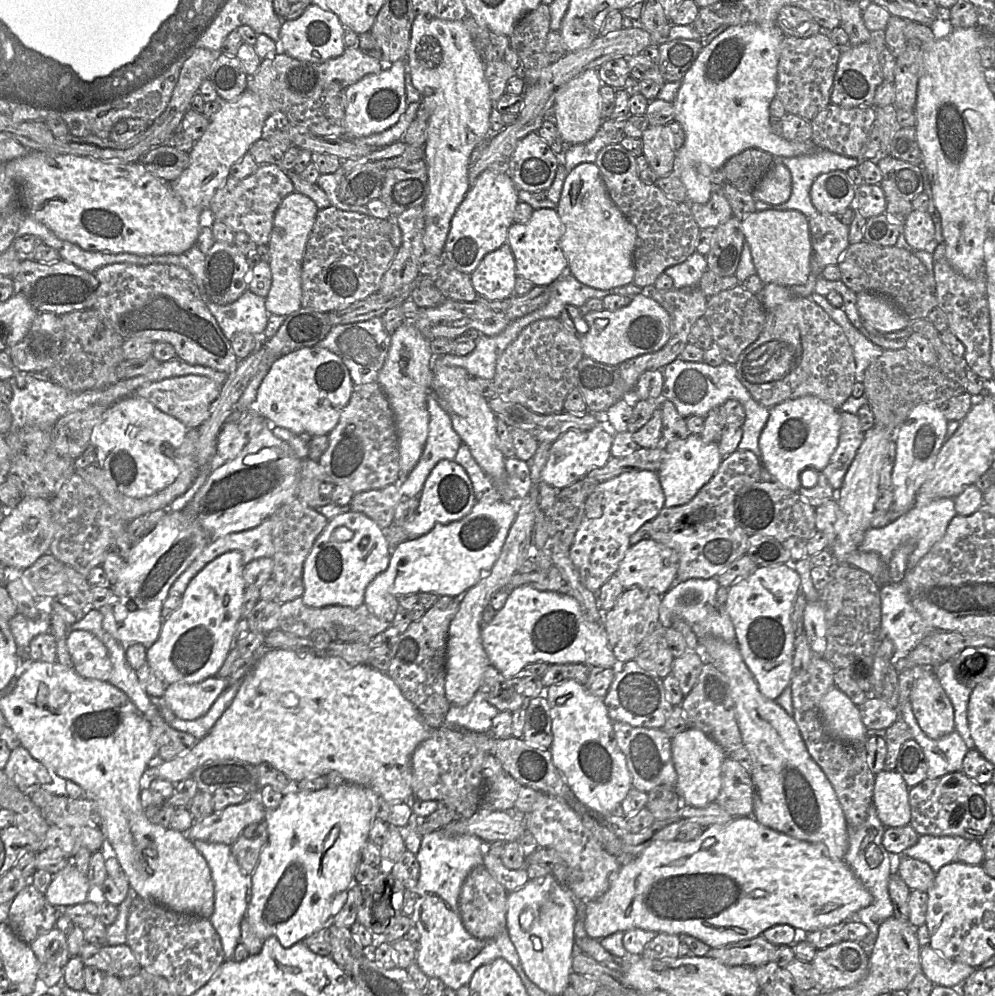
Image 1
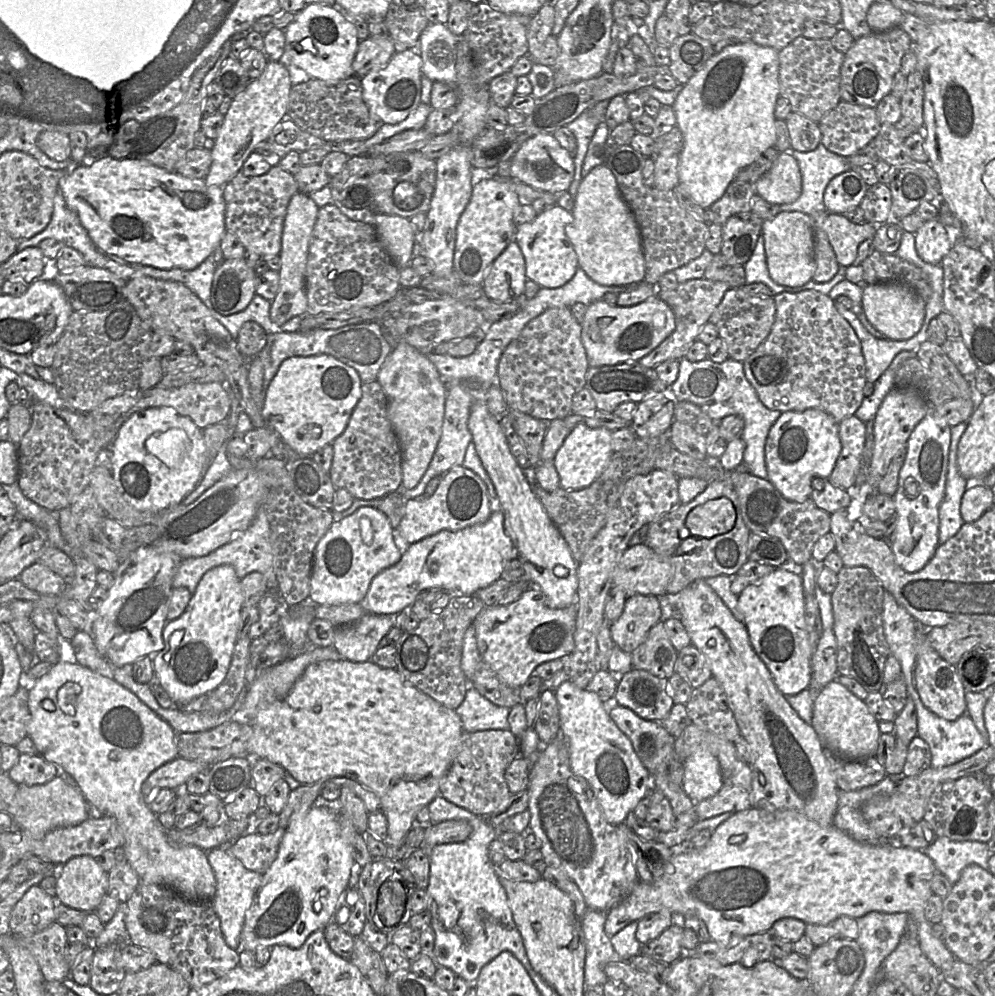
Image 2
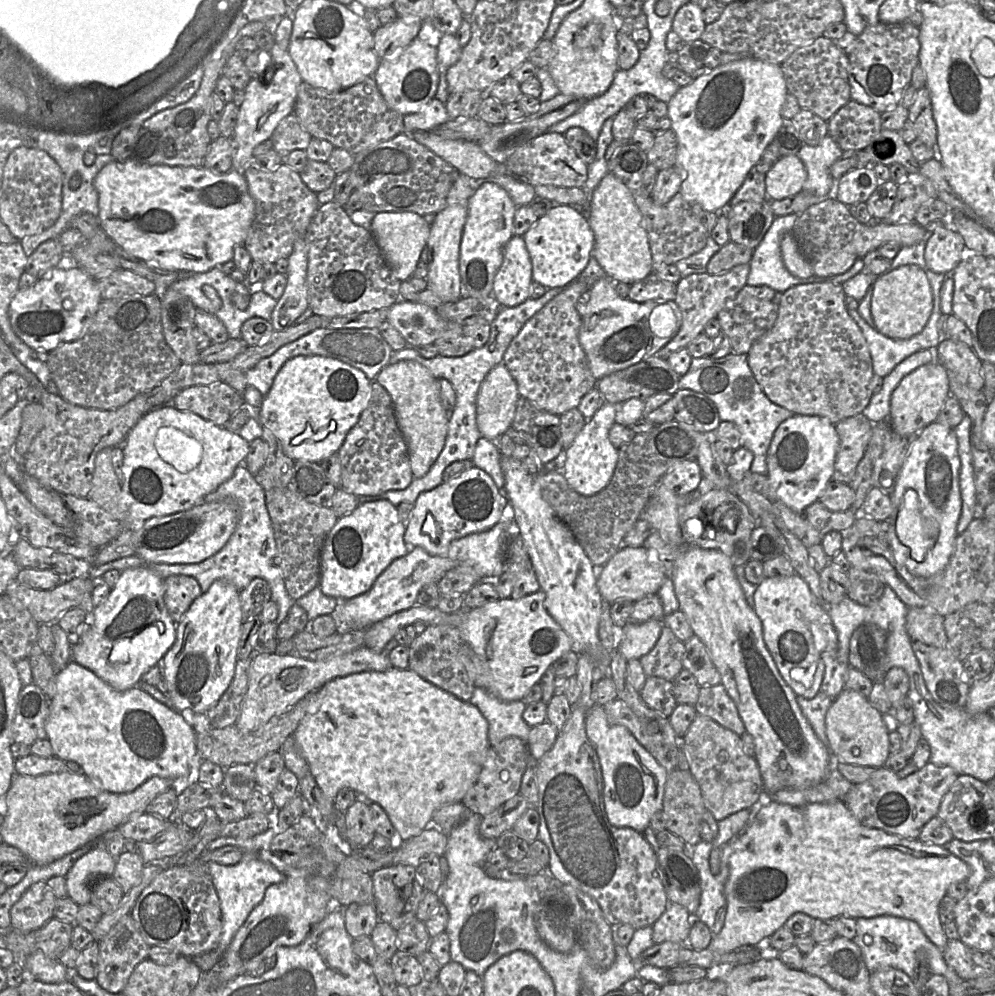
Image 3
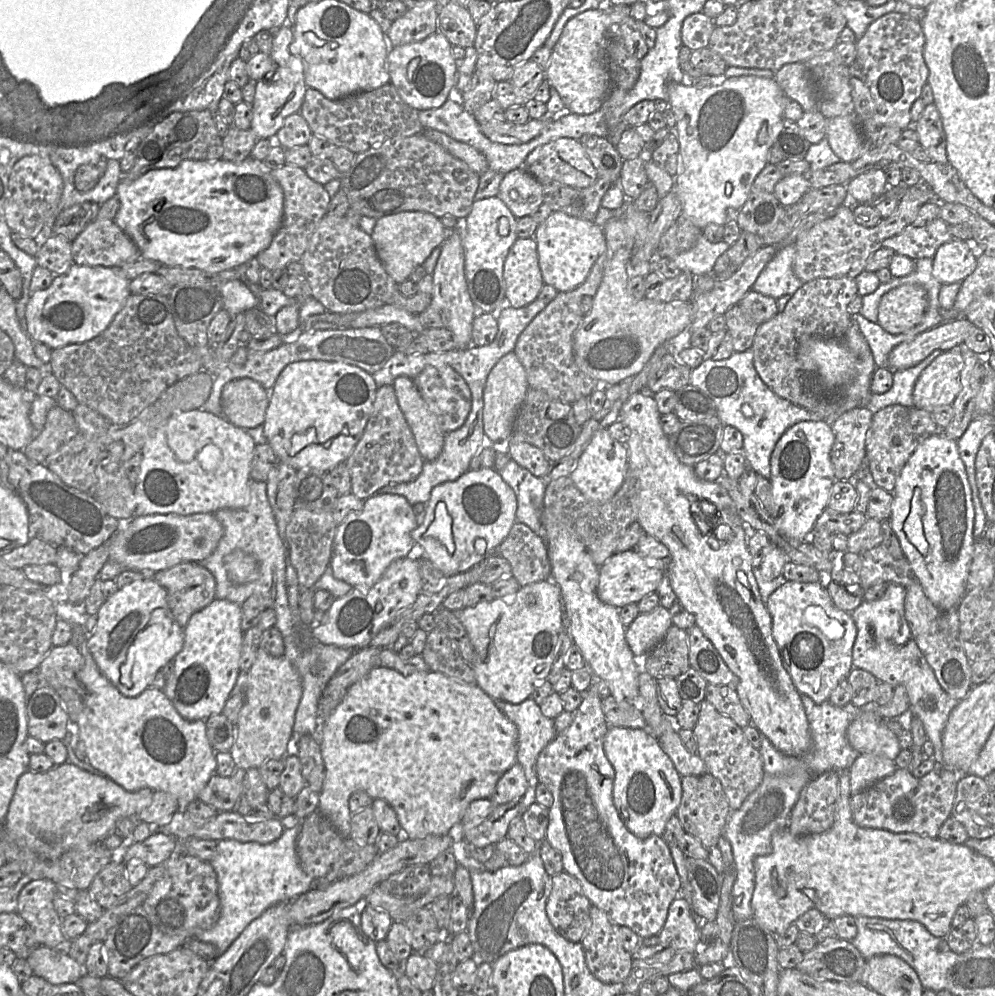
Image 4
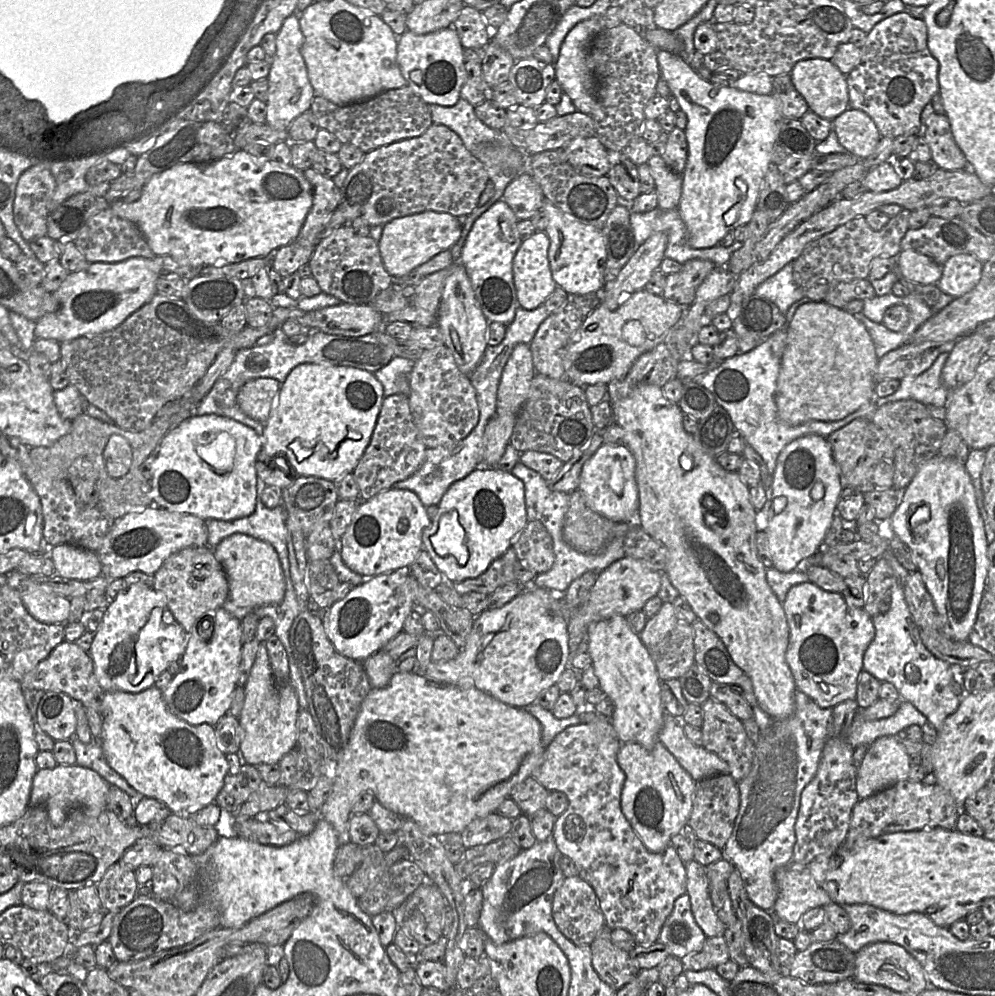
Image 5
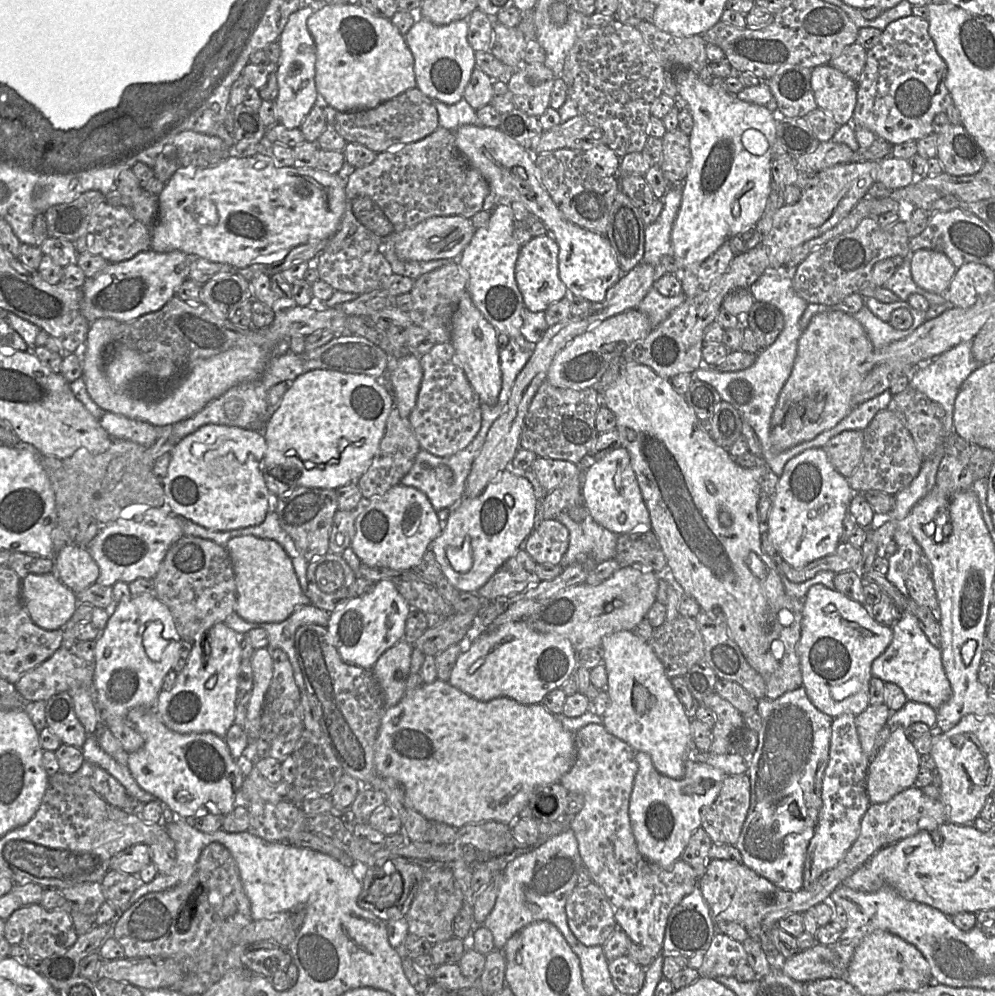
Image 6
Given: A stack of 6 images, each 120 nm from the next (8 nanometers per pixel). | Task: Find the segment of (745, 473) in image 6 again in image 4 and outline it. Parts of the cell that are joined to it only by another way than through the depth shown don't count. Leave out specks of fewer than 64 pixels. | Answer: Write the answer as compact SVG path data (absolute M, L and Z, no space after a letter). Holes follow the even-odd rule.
M646 391L633 394L621 413L620 420L630 430L630 438L625 444L629 452L629 469L640 481L637 521L645 533L668 547L670 563L666 573L669 575L677 600L694 615L695 625L700 627L729 669L738 677L736 691L750 717L750 724L755 726L761 735L767 737L780 752L789 756L802 756L811 748L811 730L801 694L782 664L772 635L772 619L753 574L752 558L747 547L749 530L743 522L743 525L731 527L730 539L719 541L711 532L705 534L698 528L691 515L693 504L707 500L719 510L734 510L733 500L719 482L698 478L694 466L679 461L669 446L668 436L663 431L660 418L661 414L653 395Z

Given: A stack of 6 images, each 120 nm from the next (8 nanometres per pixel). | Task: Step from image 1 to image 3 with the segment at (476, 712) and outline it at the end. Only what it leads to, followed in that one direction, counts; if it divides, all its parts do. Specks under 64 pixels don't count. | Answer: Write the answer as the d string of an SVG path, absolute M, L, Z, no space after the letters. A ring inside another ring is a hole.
M476 687L469 702L476 706L488 721L491 746L509 736L516 736L527 742L531 726L523 719L527 705L522 700L503 701L486 689Z

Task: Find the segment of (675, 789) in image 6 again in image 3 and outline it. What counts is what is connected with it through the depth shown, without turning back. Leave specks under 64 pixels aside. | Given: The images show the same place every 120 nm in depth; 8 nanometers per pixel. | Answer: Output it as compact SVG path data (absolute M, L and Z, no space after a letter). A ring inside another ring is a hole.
M595 704L585 719L586 734L599 758L603 780L603 804L606 816L613 826L629 827L642 833L650 824L654 813L661 811L668 772L635 739L623 725L611 723L602 705Z

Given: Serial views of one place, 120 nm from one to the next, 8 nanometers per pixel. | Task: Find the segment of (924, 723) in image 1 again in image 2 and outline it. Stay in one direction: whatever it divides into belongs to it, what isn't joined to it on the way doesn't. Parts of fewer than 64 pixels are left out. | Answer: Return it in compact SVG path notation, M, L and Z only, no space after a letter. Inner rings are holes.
M918 626L916 638L916 664L914 682L924 706L935 715L955 721L966 713L966 690L957 674L955 665L946 662L930 645L926 638L926 630Z

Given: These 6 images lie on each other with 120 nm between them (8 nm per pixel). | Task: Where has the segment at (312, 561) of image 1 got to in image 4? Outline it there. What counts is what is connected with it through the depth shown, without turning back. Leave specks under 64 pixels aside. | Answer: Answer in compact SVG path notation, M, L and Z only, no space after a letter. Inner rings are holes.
M390 493L372 495L364 500L360 510L350 512L336 527L329 564L333 576L353 588L370 588L393 561L408 556L419 559L423 555L422 548L411 537L411 532L419 524L413 505L404 496Z

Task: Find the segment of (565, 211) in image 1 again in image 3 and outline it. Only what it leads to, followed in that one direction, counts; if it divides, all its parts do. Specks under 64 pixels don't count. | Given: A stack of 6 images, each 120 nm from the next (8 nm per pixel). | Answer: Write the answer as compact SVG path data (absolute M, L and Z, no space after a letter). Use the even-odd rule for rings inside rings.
M607 173L595 188L588 222L595 239L592 257L611 279L632 285L653 272L642 214L629 189L613 173Z

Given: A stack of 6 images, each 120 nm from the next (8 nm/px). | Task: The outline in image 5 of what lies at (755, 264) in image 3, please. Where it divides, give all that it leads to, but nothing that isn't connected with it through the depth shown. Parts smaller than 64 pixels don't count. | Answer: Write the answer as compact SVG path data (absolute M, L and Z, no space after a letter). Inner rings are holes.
M793 262L786 264L776 274L762 282L754 294L772 301L785 315L790 306L804 297L793 277Z

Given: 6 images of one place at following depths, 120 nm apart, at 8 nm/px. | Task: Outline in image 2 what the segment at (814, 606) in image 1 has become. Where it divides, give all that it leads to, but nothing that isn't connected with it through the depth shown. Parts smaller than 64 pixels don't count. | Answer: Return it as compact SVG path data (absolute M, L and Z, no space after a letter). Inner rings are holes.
M824 627L812 656L811 669L810 686L814 691L821 691L838 676L837 641L834 633Z

